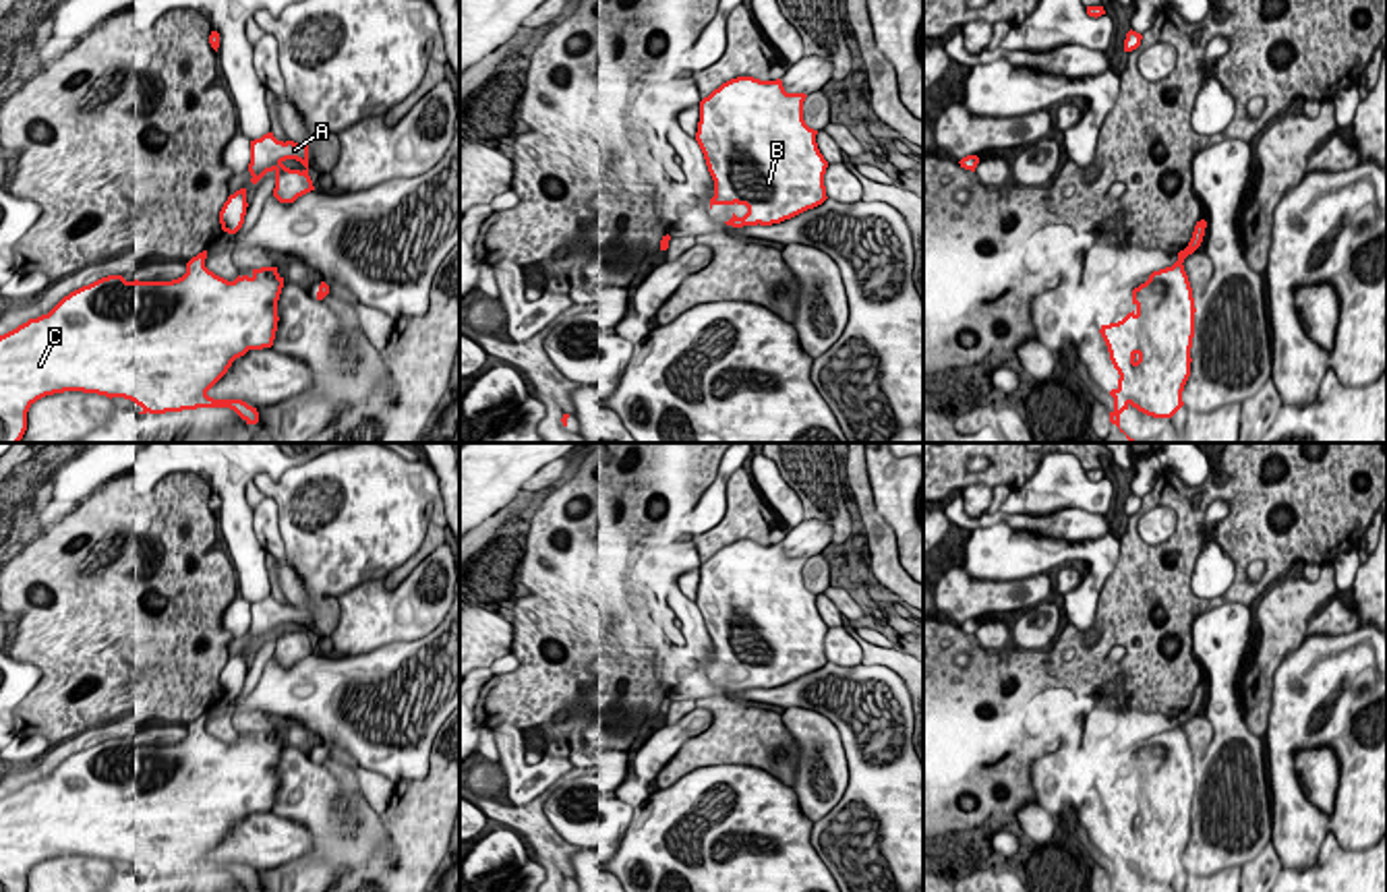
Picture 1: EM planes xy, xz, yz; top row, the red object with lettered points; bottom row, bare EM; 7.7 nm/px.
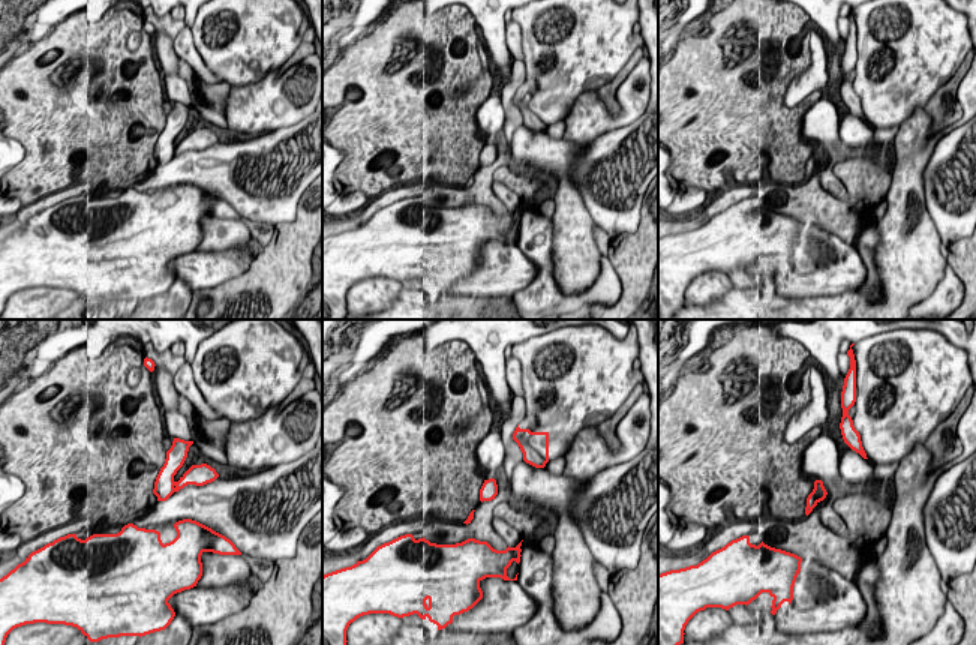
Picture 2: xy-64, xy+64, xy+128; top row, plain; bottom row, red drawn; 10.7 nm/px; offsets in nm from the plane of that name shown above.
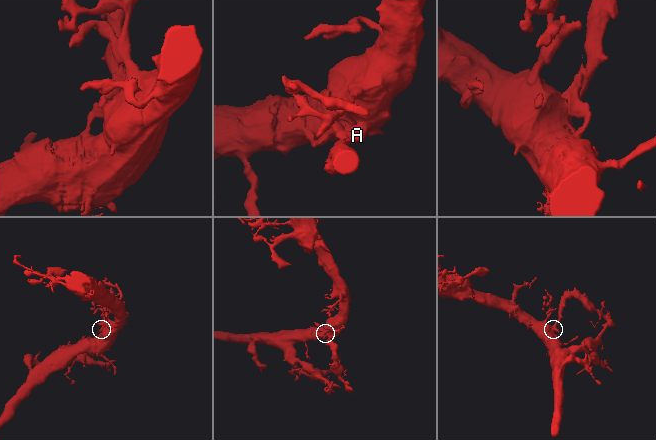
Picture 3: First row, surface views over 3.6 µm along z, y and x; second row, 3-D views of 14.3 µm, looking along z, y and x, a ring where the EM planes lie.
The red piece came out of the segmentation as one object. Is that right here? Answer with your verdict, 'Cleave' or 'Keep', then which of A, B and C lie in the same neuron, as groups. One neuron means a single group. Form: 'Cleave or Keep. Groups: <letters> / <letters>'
Keep. Groups: A B C

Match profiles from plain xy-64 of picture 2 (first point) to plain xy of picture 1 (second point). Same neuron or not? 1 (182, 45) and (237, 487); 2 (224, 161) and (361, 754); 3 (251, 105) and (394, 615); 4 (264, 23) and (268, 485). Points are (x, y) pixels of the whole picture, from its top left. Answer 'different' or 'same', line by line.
1: different
2: same
3: same
4: same

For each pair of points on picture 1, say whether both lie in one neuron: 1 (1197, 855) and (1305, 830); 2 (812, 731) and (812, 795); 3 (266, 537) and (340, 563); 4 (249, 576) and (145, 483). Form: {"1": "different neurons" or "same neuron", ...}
{"1": "different neurons", "2": "same neuron", "3": "different neurons", "4": "same neuron"}

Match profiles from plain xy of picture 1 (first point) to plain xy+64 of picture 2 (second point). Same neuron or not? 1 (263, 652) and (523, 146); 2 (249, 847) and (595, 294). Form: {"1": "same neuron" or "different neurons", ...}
{"1": "different neurons", "2": "same neuron"}

